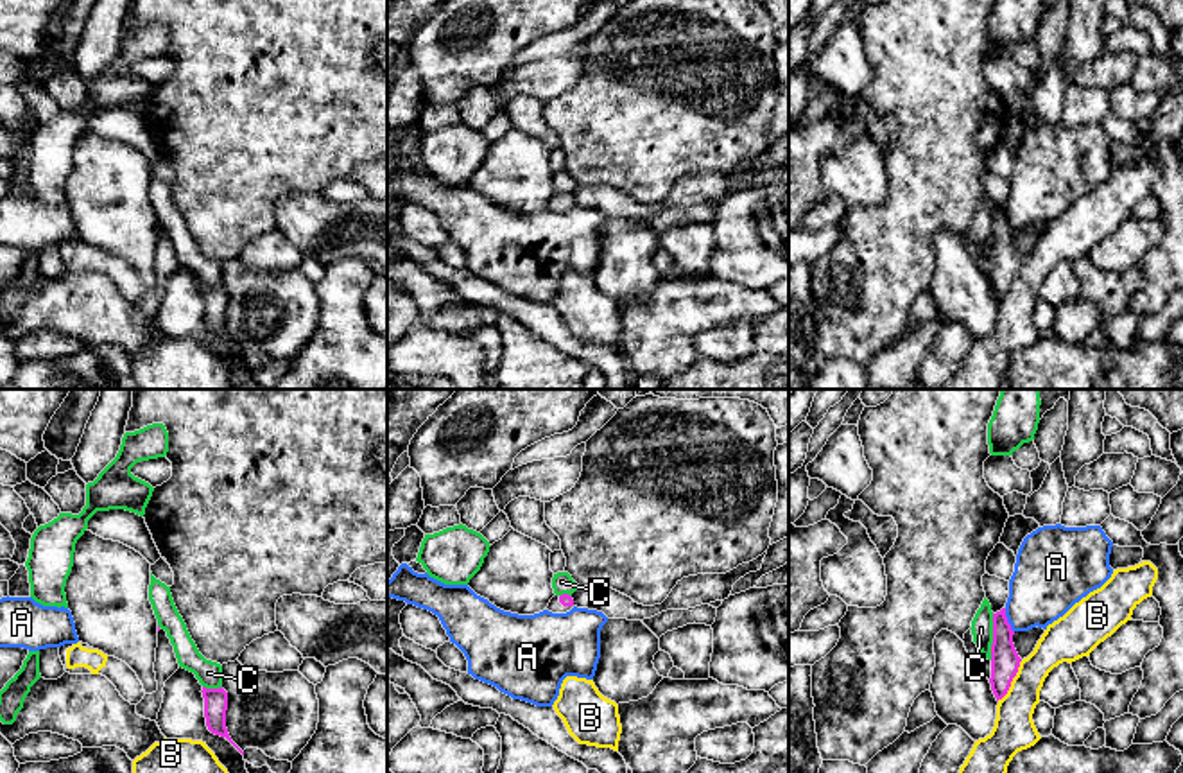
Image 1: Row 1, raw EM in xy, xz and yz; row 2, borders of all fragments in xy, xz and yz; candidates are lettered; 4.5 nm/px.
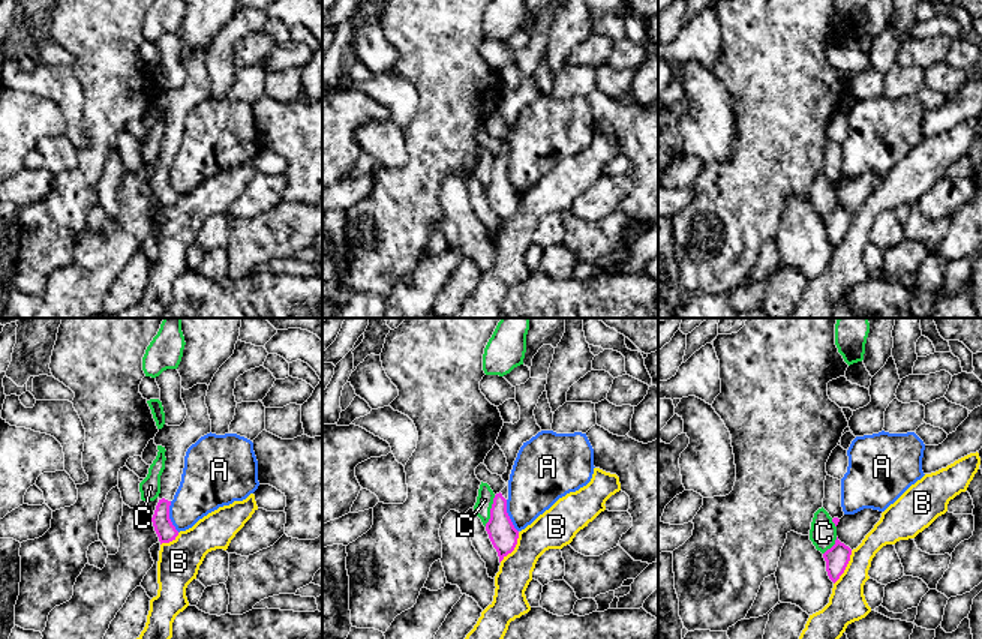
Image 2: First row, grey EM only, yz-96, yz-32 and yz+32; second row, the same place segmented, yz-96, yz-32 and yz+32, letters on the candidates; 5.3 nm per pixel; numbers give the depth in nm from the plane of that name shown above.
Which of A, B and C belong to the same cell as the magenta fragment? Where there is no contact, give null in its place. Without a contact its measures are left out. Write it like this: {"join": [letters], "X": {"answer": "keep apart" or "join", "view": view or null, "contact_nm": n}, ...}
{"join": [], "A": {"answer": "keep apart", "view": "yz", "contact_nm": 120}, "B": {"answer": "keep apart", "view": "yz", "contact_nm": 220}, "C": {"answer": "keep apart", "view": "yz", "contact_nm": 200}}

